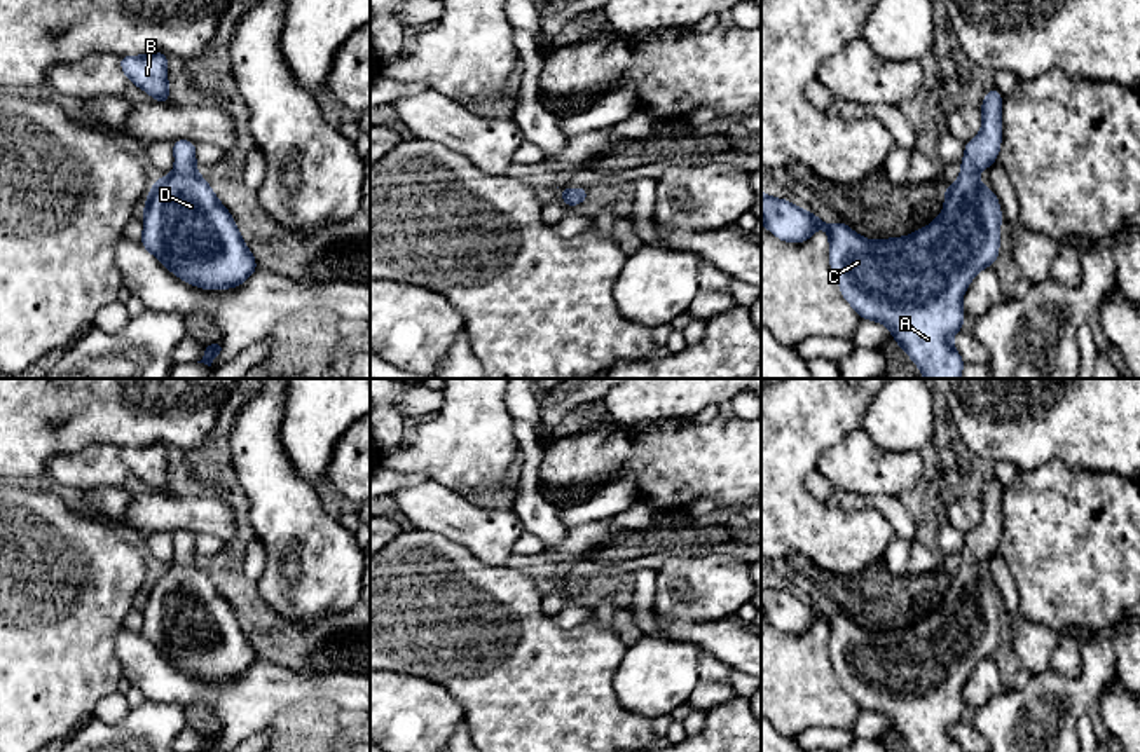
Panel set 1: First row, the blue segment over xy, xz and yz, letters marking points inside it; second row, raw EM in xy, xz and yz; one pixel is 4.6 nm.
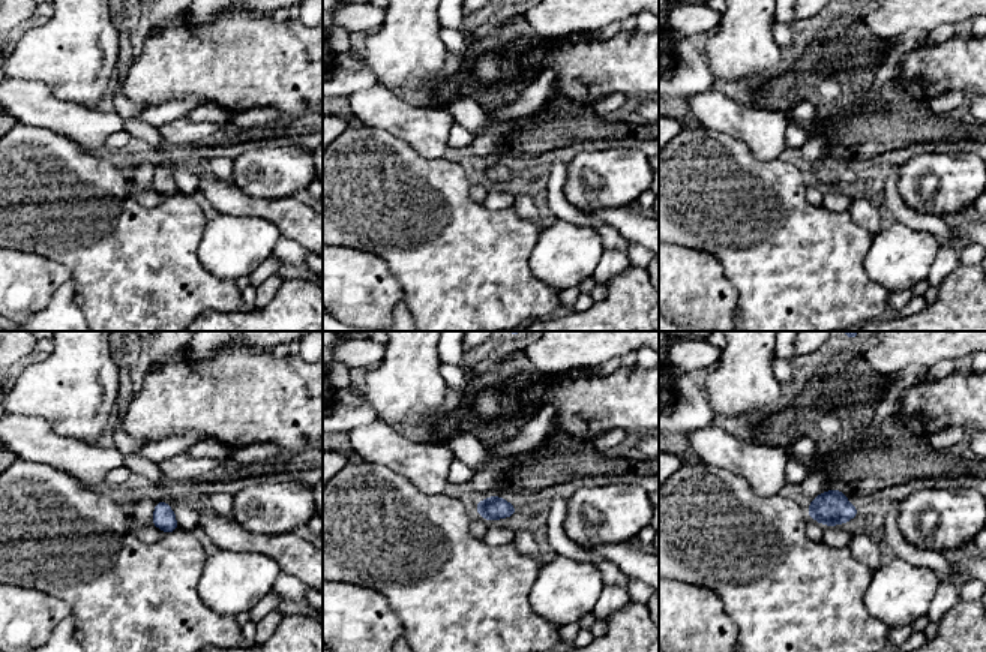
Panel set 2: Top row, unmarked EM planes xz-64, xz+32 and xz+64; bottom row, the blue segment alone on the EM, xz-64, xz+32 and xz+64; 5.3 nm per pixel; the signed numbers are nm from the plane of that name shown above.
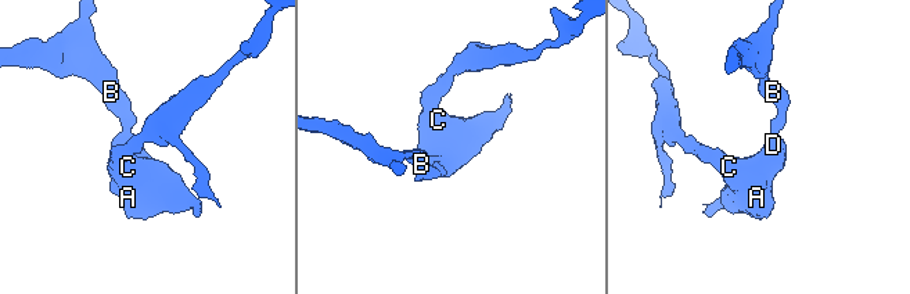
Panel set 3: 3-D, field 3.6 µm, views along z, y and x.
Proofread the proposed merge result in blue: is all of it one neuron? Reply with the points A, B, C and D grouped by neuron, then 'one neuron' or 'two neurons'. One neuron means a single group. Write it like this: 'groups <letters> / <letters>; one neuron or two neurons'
groups A B C D; one neuron

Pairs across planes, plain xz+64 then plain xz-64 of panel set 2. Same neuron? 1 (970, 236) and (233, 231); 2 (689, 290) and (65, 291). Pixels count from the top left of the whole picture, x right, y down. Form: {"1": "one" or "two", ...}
{"1": "two", "2": "two"}

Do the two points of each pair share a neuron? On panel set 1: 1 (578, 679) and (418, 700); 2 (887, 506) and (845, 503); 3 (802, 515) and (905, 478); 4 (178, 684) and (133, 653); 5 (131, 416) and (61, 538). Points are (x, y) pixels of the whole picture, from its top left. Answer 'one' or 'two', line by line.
1: two
2: one
3: two
4: one
5: two

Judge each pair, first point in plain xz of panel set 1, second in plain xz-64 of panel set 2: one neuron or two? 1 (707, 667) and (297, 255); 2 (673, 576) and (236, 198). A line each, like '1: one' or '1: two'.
1: one
2: two

